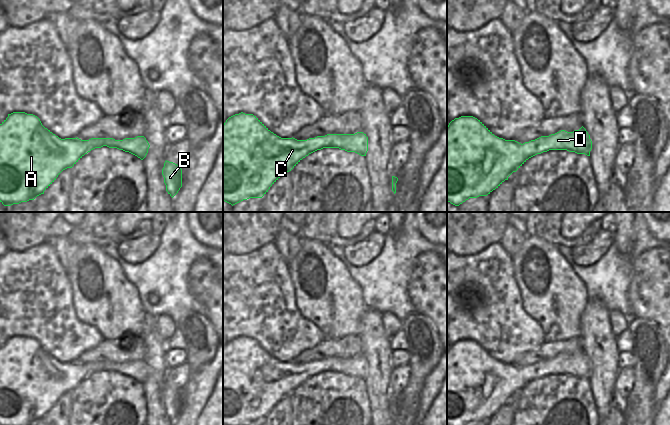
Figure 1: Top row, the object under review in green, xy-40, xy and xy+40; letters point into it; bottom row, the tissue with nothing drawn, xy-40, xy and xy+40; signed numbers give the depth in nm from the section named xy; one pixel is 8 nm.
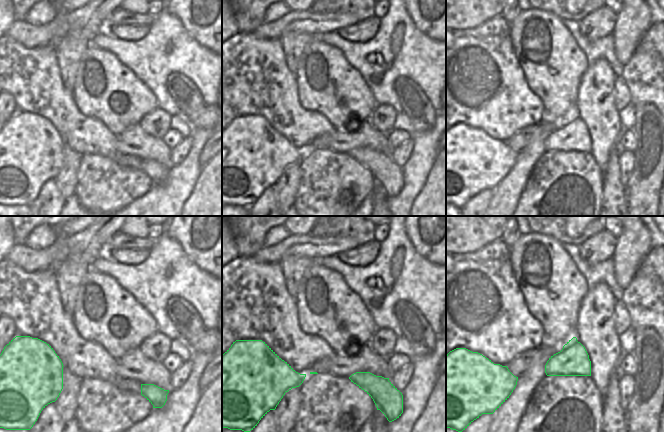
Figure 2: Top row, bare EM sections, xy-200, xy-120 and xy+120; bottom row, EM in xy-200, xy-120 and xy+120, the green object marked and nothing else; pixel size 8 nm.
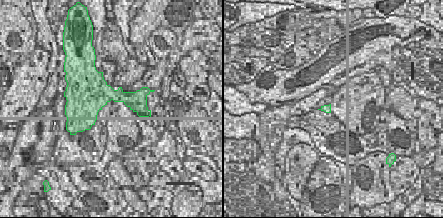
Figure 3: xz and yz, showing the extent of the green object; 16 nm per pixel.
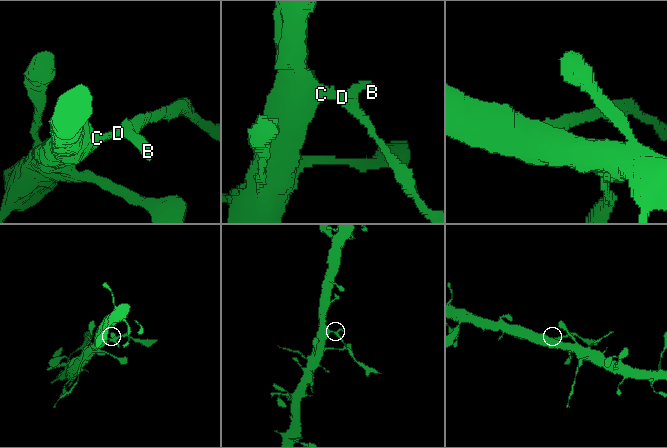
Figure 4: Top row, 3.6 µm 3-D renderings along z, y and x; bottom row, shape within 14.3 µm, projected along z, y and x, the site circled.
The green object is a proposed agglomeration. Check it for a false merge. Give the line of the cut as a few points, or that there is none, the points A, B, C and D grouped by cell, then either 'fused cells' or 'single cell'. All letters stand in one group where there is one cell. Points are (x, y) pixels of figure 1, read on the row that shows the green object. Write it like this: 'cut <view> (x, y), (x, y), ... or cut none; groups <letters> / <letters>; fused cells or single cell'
cut none; groups A B C D; single cell

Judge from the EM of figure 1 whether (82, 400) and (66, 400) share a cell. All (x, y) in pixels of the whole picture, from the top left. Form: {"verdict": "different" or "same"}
{"verdict": "different"}

